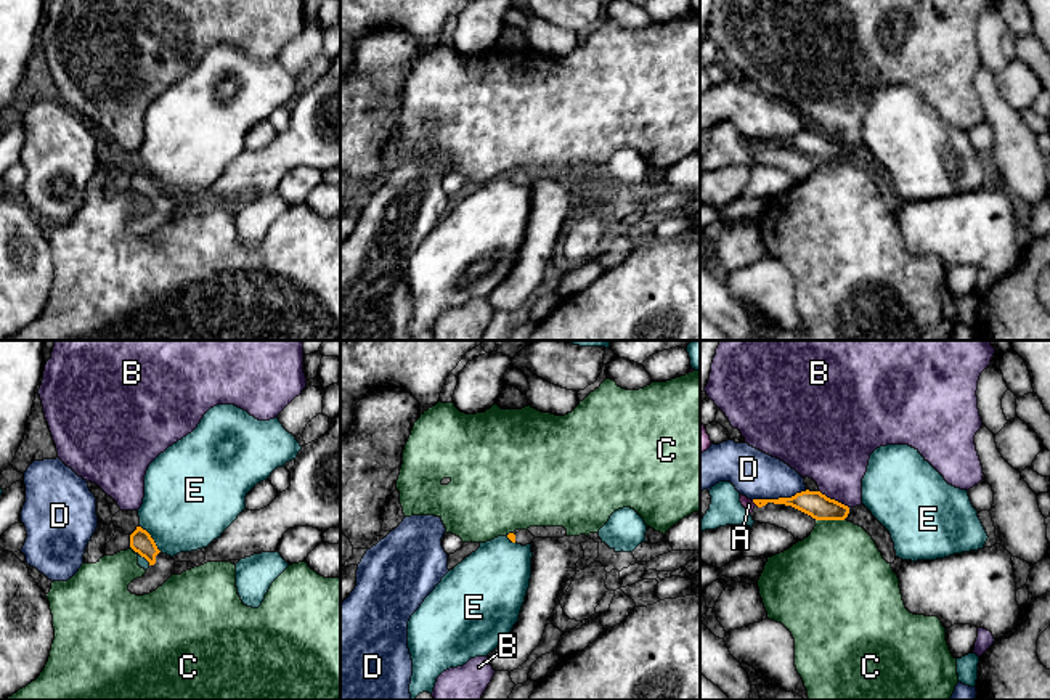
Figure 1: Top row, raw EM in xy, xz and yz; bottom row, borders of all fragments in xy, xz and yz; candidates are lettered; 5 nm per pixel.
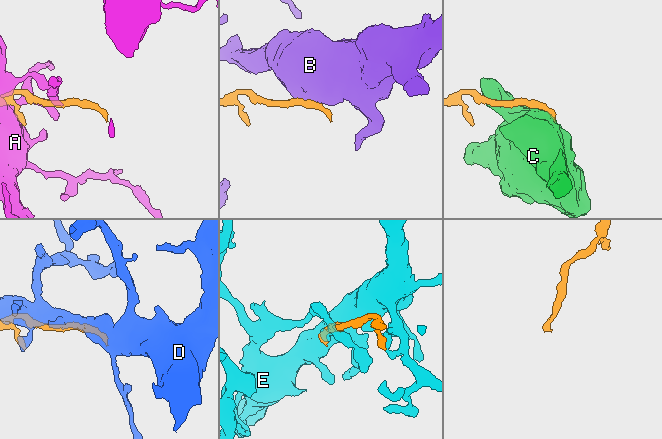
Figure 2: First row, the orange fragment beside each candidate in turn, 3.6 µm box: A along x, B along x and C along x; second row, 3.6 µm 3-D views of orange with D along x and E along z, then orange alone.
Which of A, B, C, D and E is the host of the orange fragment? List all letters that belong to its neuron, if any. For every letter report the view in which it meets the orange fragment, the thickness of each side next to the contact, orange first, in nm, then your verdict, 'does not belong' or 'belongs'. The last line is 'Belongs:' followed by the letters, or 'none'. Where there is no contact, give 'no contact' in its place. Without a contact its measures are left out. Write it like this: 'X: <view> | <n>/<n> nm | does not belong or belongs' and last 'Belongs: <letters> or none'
A: yz | 110/60 nm | does not belong
B: yz | 130/360 nm | does not belong
C: yz | 130/440 nm | does not belong
D: yz | 130/240 nm | does not belong
E: xy | 110/440 nm | does not belong
Belongs: none

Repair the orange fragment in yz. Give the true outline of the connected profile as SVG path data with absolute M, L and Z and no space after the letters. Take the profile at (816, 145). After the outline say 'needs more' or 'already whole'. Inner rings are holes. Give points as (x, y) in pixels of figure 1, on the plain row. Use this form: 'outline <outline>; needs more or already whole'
outline M801 132L792 138L779 140L753 140L758 148L766 146L767 143L792 146L816 161L844 161L849 154L849 148L827 138L820 132Z; already whole

